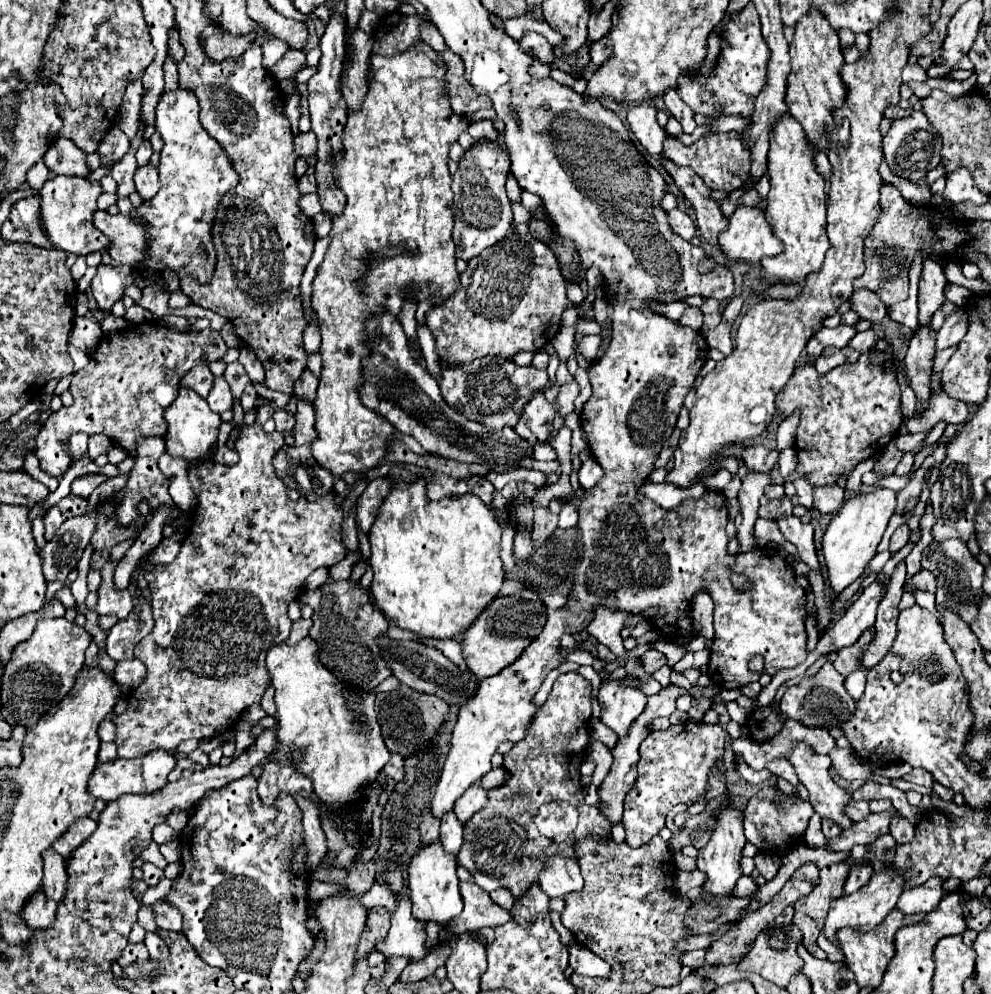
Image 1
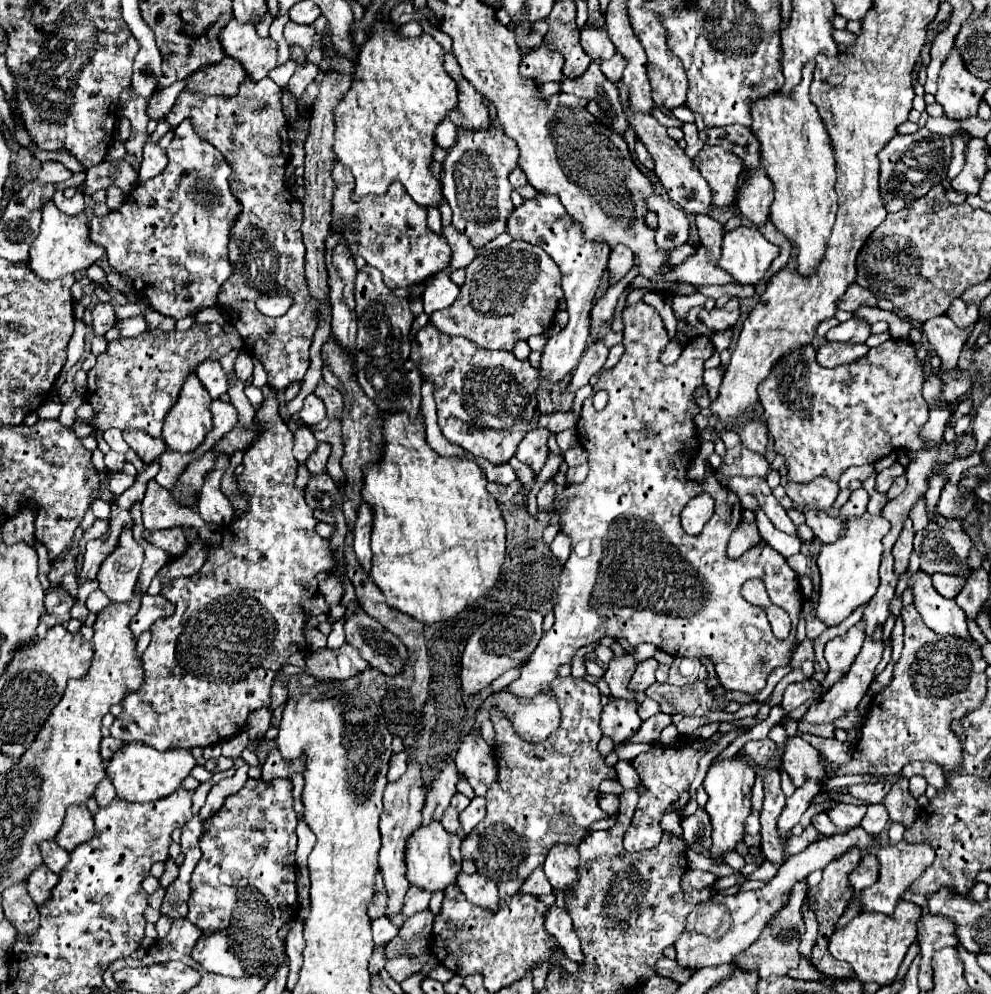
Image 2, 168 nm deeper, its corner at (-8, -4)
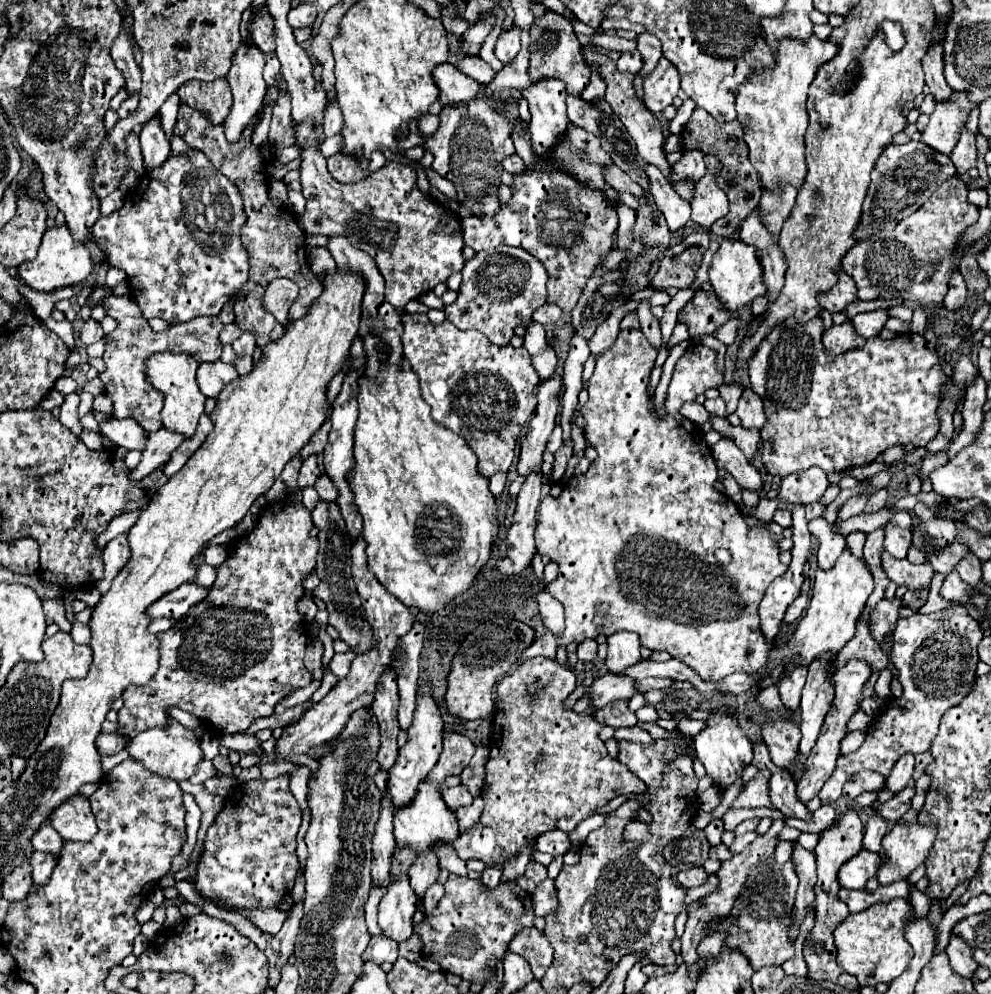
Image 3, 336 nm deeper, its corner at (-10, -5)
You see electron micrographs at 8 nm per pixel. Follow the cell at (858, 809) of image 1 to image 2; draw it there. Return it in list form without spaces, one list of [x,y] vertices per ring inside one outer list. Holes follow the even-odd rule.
[[[836,804],[832,810],[828,810],[828,818],[836,824],[836,828],[840,828],[840,832],[858,826],[864,814],[866,806],[854,806],[854,804]]]

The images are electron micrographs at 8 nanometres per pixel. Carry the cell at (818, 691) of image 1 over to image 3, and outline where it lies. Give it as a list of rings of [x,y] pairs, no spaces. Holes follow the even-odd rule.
[[[794,669],[792,675],[782,677],[778,691],[780,691],[782,703],[788,709],[792,709],[792,711],[800,709],[800,693],[802,693],[804,683],[806,683],[806,669]]]

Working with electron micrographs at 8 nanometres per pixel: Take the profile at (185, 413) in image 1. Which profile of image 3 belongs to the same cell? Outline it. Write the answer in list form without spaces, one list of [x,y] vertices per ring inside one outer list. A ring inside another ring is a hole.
[[[156,353],[146,361],[148,379],[156,389],[164,393],[164,409],[162,409],[164,427],[172,429],[172,433],[184,435],[186,439],[192,437],[192,433],[196,431],[198,419],[204,413],[204,403],[206,403],[206,397],[200,393],[196,383],[196,369],[198,369],[198,361],[188,353],[180,353],[180,355]]]

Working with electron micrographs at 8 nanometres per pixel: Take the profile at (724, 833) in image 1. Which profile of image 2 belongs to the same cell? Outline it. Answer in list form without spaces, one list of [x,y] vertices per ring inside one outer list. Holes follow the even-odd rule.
[[[734,756],[734,758],[718,758],[710,764],[708,772],[706,772],[706,780],[704,780],[704,790],[708,794],[708,802],[706,802],[706,812],[710,816],[712,822],[712,858],[716,862],[722,862],[722,854],[726,854],[728,850],[734,850],[734,846],[738,842],[742,842],[744,836],[744,820],[746,816],[752,812],[750,810],[750,790],[754,784],[754,776],[756,772],[752,770],[752,766],[748,762],[744,762],[742,758]]]

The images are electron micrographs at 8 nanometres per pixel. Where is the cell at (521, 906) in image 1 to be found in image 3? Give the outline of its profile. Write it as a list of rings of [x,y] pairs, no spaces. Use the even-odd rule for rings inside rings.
[[[530,861],[530,865],[526,867],[526,873],[524,873],[528,879],[532,879],[536,885],[540,885],[540,881],[544,881],[548,877],[548,869],[536,861]]]

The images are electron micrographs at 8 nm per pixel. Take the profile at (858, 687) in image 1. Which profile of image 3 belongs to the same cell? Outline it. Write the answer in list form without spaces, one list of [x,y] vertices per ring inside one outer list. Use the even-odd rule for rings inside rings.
[[[898,511],[886,525],[884,549],[896,559],[904,559],[910,549],[910,537],[912,537],[912,517],[908,515],[908,511]]]

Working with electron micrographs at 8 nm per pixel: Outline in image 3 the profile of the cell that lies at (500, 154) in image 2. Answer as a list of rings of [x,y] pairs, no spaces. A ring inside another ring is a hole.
[[[474,99],[458,107],[444,107],[436,135],[424,139],[424,149],[430,149],[434,155],[432,169],[456,187],[458,203],[466,205],[474,217],[492,217],[500,209],[498,187],[502,185],[502,161],[516,153],[510,133],[512,125],[506,117],[496,113],[486,99]]]

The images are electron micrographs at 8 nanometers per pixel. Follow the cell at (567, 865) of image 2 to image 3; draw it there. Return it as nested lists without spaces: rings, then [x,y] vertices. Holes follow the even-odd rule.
[[[556,829],[556,831],[548,831],[548,833],[540,835],[536,841],[536,847],[544,853],[550,853],[552,857],[562,857],[564,853],[570,851],[572,843],[564,831]]]

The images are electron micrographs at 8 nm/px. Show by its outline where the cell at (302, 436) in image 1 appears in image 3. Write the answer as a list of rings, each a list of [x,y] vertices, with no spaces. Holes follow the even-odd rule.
[[[322,473],[318,477],[316,491],[318,491],[320,499],[324,499],[324,501],[336,501],[336,497],[338,497],[338,491],[334,489],[334,485],[332,485],[332,481],[330,481],[330,477],[326,473]]]

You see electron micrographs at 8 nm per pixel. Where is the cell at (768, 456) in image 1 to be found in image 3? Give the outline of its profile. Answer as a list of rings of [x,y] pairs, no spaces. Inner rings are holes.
[[[744,389],[740,401],[738,401],[738,409],[736,409],[742,427],[744,429],[762,429],[766,425],[766,413],[762,407],[760,397],[756,397],[756,393],[752,389]]]

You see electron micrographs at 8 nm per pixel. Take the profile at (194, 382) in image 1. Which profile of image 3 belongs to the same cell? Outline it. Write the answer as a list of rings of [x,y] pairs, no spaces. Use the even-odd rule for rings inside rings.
[[[222,361],[200,363],[198,367],[198,385],[206,397],[218,397],[224,385],[228,385],[228,381],[234,381],[236,377],[238,377],[236,367],[226,365]]]

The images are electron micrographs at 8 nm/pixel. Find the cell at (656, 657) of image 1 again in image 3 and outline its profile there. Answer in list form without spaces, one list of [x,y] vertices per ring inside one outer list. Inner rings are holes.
[[[606,673],[594,681],[592,689],[588,691],[588,697],[592,697],[594,707],[602,709],[604,705],[618,701],[618,699],[630,701],[636,693],[638,693],[638,689],[636,689],[636,681],[632,677]]]

